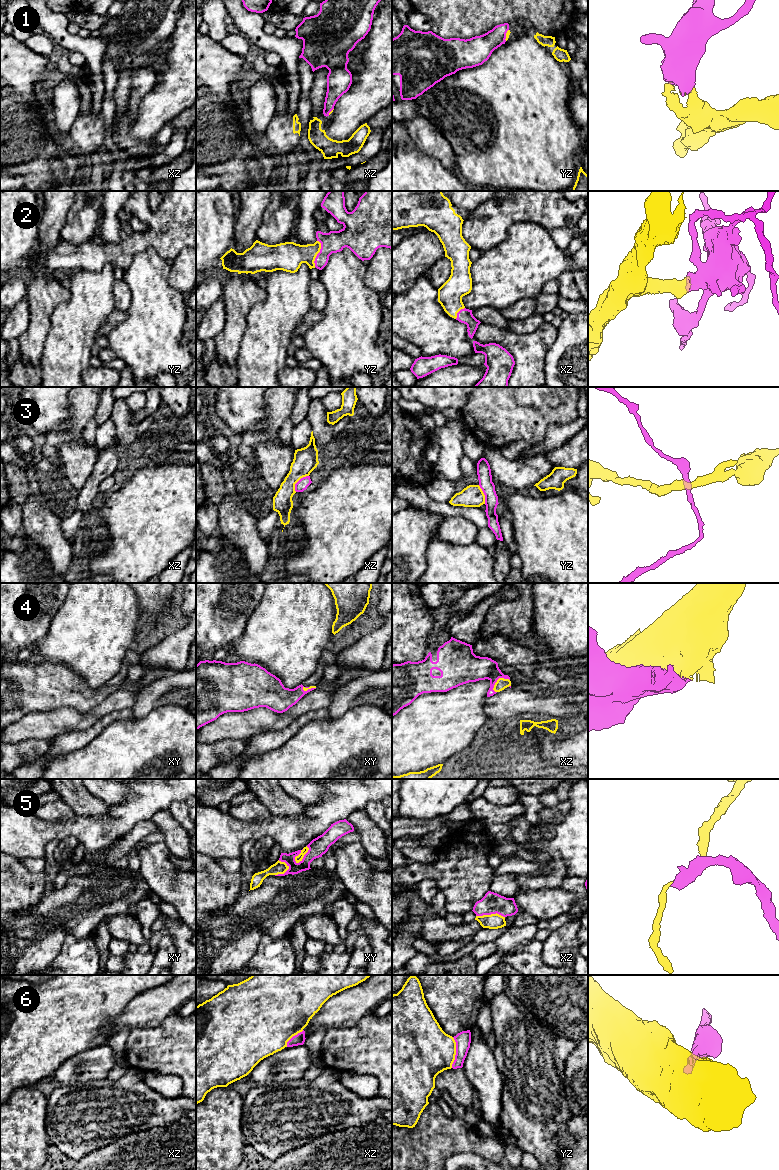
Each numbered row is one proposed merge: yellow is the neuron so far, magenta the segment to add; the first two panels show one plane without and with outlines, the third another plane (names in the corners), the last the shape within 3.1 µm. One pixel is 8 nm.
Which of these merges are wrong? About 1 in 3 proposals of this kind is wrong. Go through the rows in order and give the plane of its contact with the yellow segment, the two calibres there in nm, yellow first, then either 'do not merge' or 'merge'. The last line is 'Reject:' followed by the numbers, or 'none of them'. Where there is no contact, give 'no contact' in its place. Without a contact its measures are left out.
1: yz | 30/200 nm | merge
2: yz | 240/170 nm | merge
3: xz | 190/90 nm | do not merge
4: xz | 90/220 nm | merge
5: xy | 50/140 nm | do not merge
6: yz | 440/130 nm | merge
Reject: 3, 5

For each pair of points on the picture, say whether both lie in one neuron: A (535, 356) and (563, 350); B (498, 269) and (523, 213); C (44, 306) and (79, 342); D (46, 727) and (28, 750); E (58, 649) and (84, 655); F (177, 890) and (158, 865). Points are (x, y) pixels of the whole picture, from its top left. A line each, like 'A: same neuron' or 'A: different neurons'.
A: different neurons
B: different neurons
C: different neurons
D: different neurons
E: same neuron
F: same neuron

